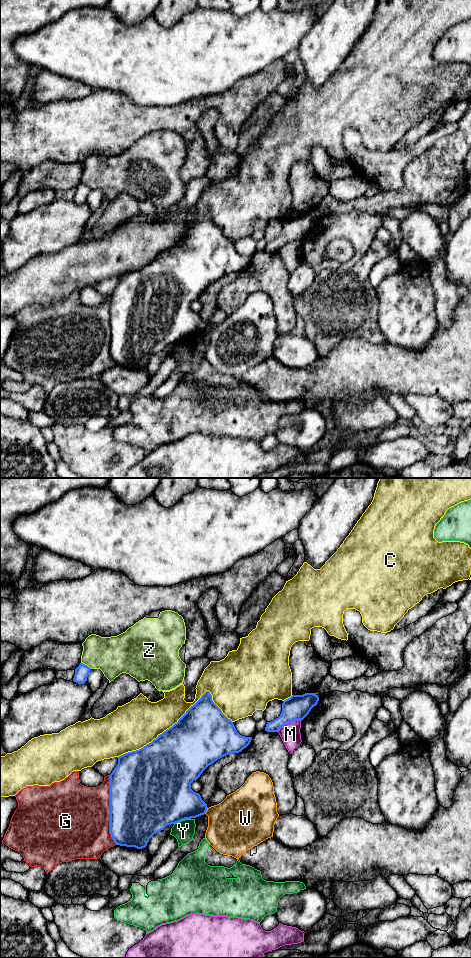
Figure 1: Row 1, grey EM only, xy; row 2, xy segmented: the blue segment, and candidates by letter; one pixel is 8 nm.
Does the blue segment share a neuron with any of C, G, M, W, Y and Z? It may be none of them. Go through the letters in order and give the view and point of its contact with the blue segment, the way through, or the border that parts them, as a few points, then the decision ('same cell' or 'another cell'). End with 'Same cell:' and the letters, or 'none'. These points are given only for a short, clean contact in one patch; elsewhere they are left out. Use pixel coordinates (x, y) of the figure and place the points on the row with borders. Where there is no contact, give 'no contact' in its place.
C: xy (178, 720) | another cell
G: xy (110, 810) | another cell
M: xy (288, 722) | another cell
W: xy (206, 810) | another cell
Y: xy (182, 819) | another cell
Z: xy (86, 665) | another cell
Same cell: none

